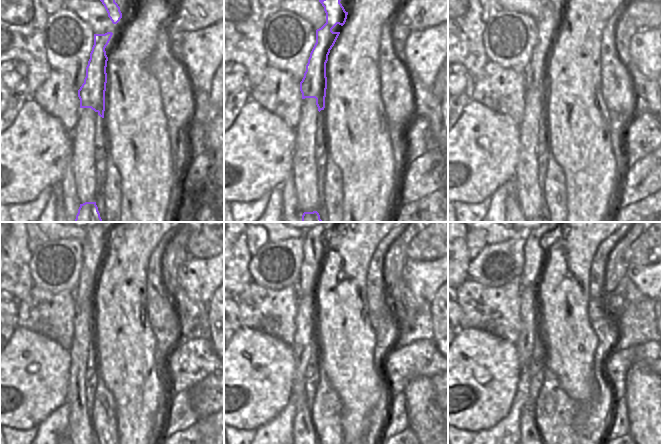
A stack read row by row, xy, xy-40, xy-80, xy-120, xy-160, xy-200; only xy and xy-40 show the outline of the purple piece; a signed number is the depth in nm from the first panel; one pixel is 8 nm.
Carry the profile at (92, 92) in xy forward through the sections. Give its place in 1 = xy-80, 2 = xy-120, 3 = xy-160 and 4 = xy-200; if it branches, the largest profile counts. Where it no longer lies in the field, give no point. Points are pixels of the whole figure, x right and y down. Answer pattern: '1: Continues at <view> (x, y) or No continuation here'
1: Continues at xy-80 (547, 26)
2: Continues at xy-120 (95, 245)
3: Continues at xy-160 (314, 242)
4: Continues at xy-200 (536, 245).

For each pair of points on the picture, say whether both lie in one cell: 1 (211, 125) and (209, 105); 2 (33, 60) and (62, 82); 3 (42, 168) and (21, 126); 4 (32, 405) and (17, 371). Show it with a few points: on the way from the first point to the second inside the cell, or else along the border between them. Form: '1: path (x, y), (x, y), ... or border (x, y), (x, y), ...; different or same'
1: path (211, 120), (209, 110); same
2: border (51, 69), (48, 78), (35, 91); different
3: path (35, 157), (35, 139), (32, 136); same
4: path (26, 397), (22, 390), (22, 379); same

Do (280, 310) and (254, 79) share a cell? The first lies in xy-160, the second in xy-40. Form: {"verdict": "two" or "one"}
{"verdict": "two"}

